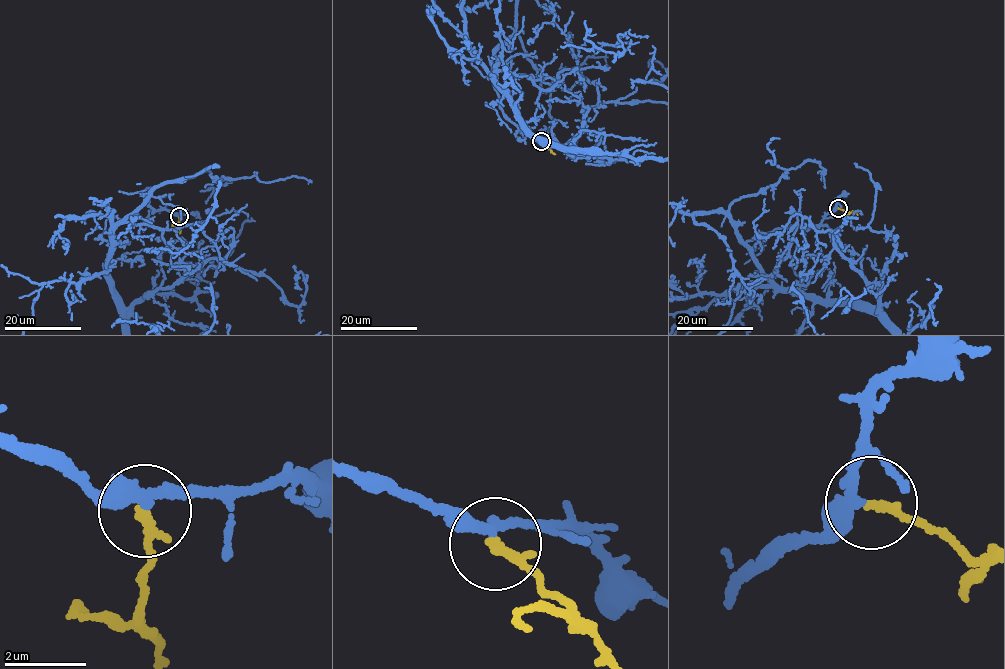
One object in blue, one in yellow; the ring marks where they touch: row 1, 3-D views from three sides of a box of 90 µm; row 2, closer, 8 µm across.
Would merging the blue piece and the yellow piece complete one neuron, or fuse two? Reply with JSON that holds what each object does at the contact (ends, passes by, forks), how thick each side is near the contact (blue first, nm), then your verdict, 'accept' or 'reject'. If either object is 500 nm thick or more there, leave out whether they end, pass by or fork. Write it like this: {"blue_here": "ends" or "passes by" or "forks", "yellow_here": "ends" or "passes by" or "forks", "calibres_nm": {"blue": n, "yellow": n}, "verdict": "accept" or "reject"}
{"blue_here": "passes by", "yellow_here": "ends", "calibres_nm": {"blue": 280, "yellow": 240}, "verdict": "accept"}

